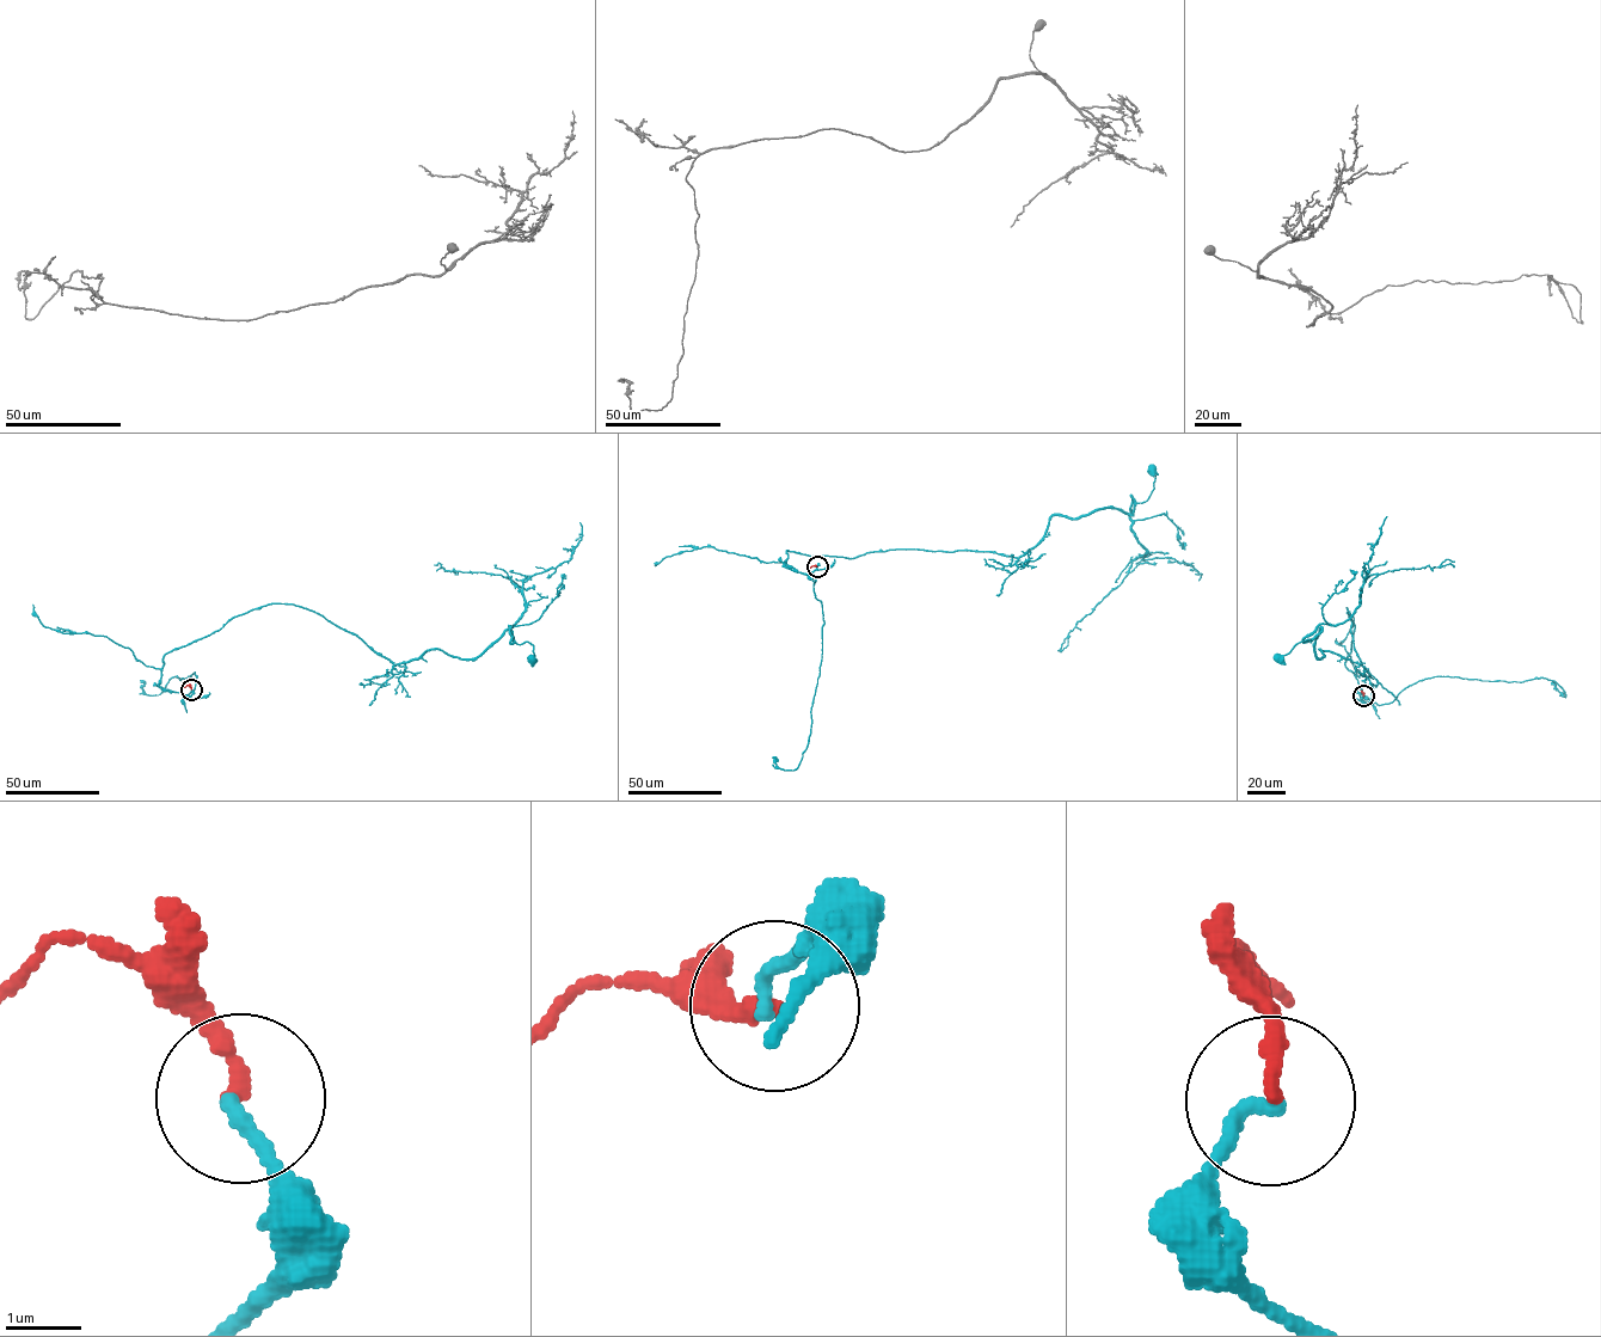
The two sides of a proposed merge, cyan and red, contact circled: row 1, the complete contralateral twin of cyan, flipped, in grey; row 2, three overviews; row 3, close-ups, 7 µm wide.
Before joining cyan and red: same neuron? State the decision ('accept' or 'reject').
accept

